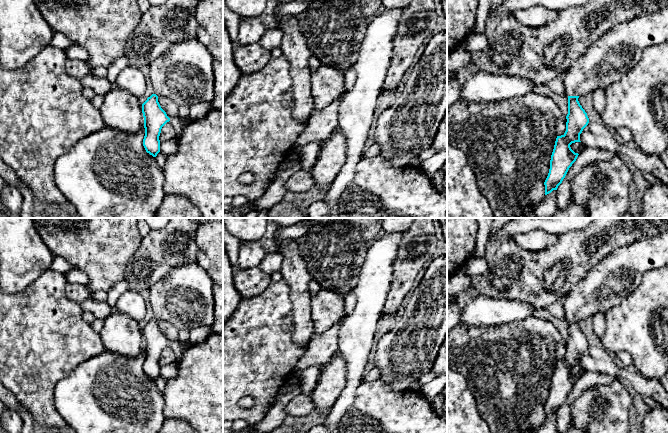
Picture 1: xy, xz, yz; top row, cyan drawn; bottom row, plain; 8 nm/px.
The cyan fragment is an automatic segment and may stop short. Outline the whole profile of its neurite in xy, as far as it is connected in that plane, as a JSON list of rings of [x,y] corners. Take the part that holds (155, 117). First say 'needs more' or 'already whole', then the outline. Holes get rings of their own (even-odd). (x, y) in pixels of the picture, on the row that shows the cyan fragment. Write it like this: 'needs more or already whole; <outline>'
needs more; [[[192,38],[173,44],[149,65],[153,94],[142,104],[143,146],[147,153],[156,157],[160,152],[161,129],[170,121],[158,97],[165,96],[178,106],[212,103],[215,97],[213,61],[207,48]]]

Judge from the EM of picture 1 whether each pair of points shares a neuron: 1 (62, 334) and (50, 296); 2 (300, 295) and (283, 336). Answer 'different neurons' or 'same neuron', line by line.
1: same neuron
2: different neurons

